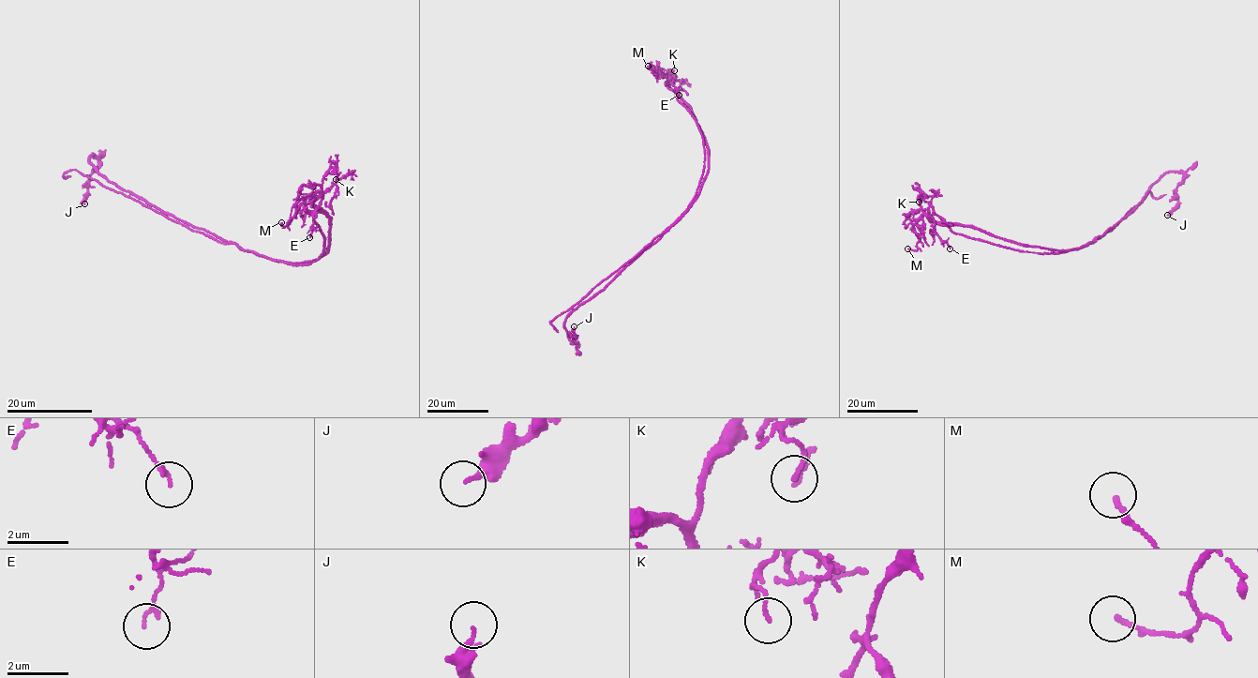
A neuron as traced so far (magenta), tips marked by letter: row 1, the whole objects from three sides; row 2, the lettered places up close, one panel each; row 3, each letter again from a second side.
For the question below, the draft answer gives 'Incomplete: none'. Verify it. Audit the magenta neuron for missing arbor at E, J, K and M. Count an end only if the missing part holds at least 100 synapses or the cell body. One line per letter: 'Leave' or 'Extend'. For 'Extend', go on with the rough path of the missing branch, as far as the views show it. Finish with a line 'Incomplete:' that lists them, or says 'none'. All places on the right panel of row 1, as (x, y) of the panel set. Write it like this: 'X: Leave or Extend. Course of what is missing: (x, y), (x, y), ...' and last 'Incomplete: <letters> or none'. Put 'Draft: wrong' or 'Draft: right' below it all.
E: Leave
J: Leave
K: Leave
M: Leave
Incomplete: none
Draft: right

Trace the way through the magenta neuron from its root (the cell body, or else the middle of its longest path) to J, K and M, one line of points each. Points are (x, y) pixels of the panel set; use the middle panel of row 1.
J: (678, 218), (614, 279), (567, 317), (563, 323), (567, 337), (576, 343), (573, 337), (576, 336), (574, 326)
K: (678, 218), (696, 194), (705, 150), (695, 118), (666, 84), (669, 79), (665, 74), (674, 70)
M: (678, 218), (696, 194), (704, 165), (704, 142), (695, 118), (666, 84), (668, 77), (657, 75), (648, 66)

